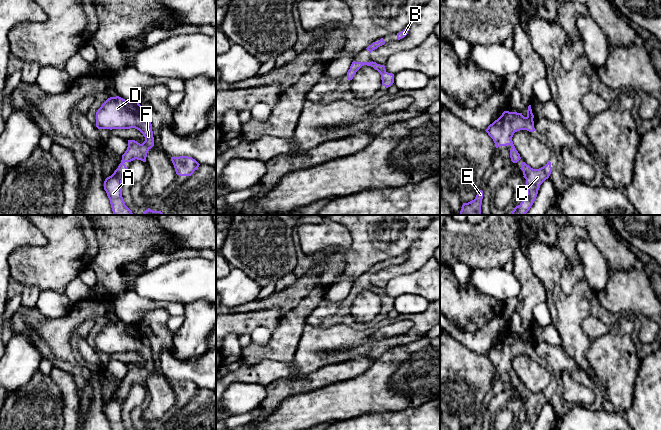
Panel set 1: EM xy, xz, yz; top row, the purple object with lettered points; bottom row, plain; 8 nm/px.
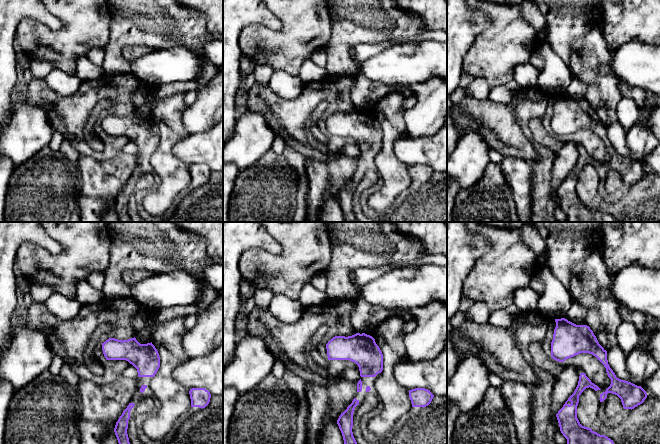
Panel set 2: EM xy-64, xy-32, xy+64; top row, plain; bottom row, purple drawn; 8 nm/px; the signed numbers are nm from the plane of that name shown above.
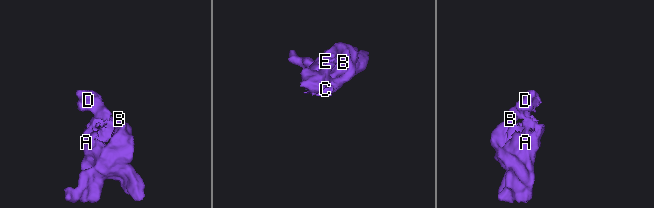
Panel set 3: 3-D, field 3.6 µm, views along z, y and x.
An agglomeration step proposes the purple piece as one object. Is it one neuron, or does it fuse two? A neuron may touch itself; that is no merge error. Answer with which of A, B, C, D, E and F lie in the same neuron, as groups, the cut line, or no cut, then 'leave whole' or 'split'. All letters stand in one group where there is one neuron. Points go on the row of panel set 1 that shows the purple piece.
A B C D E F; no cut; leave whole

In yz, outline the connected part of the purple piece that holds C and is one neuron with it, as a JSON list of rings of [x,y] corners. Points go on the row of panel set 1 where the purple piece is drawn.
[[[550,160],[539,169],[533,169],[525,162],[522,162],[520,169],[526,179],[527,194],[522,202],[514,208],[512,215],[525,215],[530,210],[537,197],[540,185],[549,178],[552,172]]]

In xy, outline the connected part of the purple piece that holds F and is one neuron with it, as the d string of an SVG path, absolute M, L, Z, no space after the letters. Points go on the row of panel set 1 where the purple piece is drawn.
M116 96L108 98L97 110L96 127L110 130L135 128L145 137L142 144L128 140L121 163L104 181L104 190L110 200L113 215L135 215L125 205L122 197L122 181L128 171L124 163L135 159L146 162L147 153L154 146L152 124L138 100L129 101Z

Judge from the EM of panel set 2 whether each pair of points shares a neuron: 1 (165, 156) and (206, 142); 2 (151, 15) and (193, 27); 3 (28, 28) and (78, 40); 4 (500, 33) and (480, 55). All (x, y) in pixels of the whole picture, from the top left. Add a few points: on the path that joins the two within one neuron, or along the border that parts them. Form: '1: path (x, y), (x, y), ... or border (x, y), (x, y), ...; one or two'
1: border (189, 135), (173, 146), (173, 153), (189, 165); two
2: path (161, 22), (183, 26); one
3: path (40, 40), (66, 40); one
4: path (497, 38), (485, 50); one

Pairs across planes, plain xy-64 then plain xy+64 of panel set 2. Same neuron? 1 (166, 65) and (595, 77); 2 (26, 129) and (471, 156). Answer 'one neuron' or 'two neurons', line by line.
1: two neurons
2: one neuron

